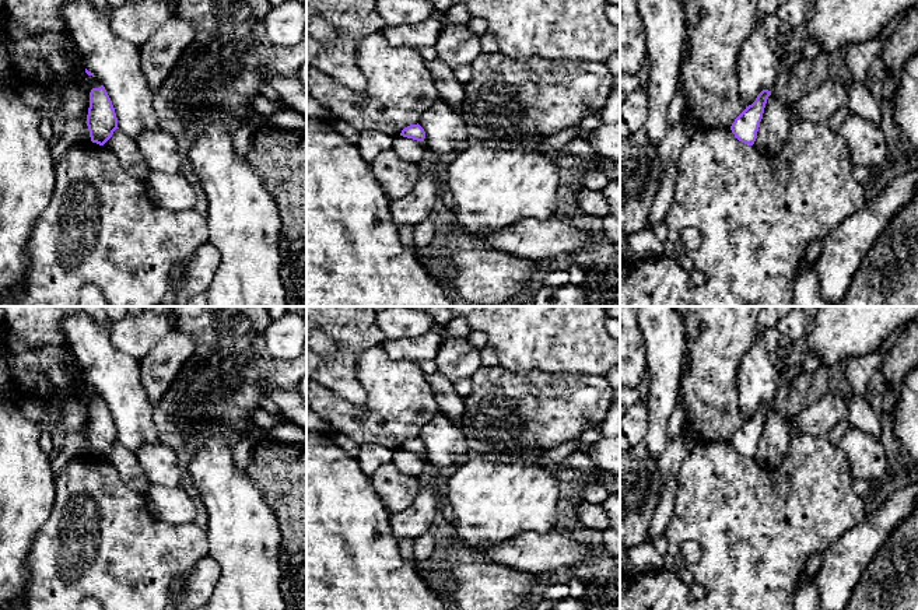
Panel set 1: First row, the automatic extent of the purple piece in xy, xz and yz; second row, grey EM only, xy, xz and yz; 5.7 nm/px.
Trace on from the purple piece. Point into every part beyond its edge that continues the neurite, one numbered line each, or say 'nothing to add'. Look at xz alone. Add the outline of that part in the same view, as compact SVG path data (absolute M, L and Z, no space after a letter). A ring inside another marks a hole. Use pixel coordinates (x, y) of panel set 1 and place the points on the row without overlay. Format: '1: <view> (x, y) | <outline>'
nothing to add

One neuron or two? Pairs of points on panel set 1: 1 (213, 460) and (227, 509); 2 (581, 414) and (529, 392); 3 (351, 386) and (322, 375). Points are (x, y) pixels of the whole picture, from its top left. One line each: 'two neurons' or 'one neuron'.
1: one neuron
2: one neuron
3: one neuron

